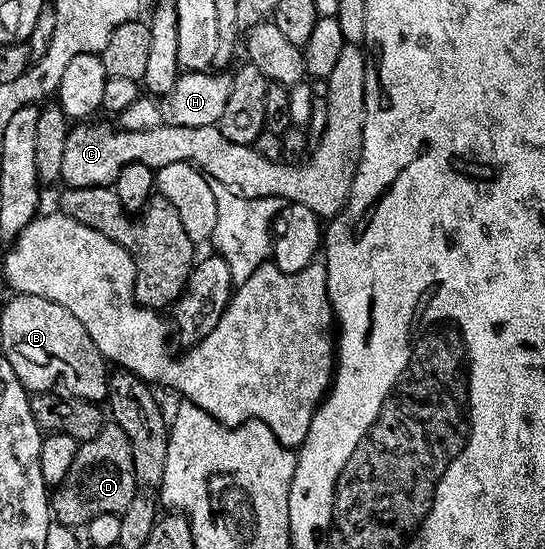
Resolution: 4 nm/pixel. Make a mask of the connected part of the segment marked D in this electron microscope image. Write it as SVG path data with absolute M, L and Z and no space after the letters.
M107 423L97 439L80 444L77 459L73 459L73 467L69 467L69 475L54 490L53 517L56 522L75 531L79 529L78 525L86 527L101 515L122 515L136 494L133 447L129 447L129 435L125 435L119 425Z

